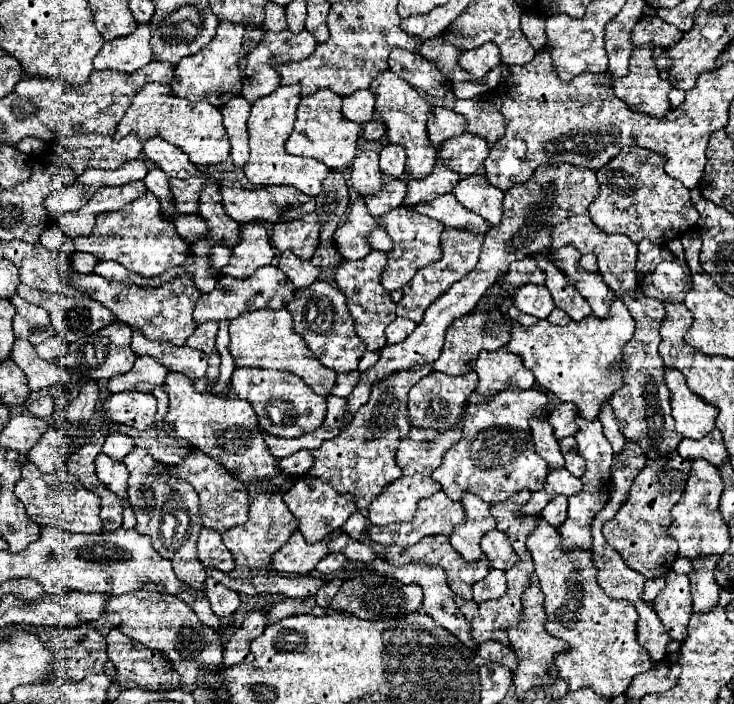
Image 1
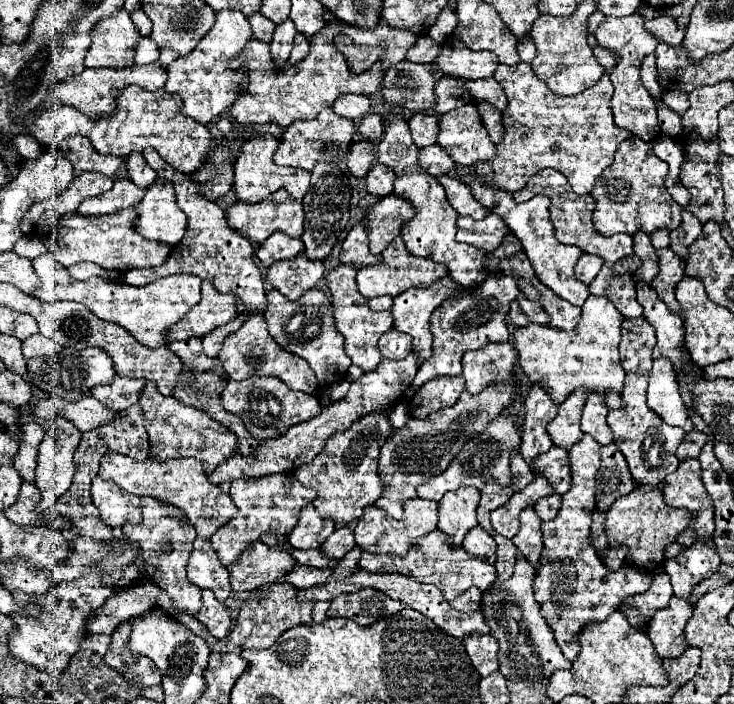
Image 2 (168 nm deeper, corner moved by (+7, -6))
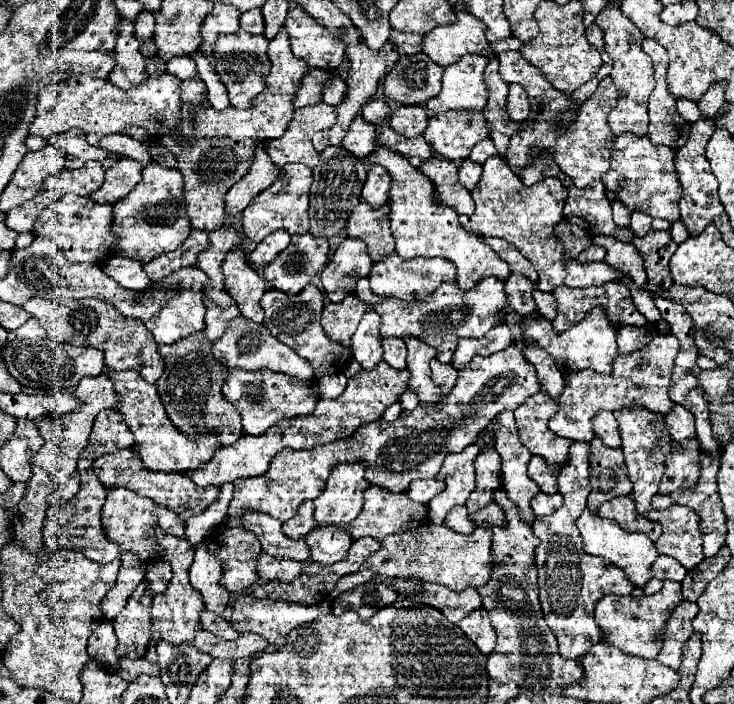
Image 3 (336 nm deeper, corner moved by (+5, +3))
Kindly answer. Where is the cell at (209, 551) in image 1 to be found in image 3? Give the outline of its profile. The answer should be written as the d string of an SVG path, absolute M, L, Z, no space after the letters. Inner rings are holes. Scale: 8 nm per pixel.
M202 541L202 545L196 547L196 557L190 565L188 577L190 585L202 593L206 607L218 615L224 613L230 599L230 593L220 585L222 573L224 569L220 565L220 559L214 553L208 553L208 545Z

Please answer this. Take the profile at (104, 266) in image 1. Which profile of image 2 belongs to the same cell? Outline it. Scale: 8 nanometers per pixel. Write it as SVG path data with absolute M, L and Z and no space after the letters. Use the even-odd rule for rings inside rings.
M146 148L142 154L144 154L148 166L152 166L152 170L158 176L162 176L174 184L176 202L178 202L180 210L188 216L188 228L186 228L182 242L170 252L168 260L162 266L134 268L134 270L124 272L122 278L118 278L118 280L124 284L130 284L130 286L146 286L164 276L192 274L192 276L210 280L214 284L214 288L222 294L234 294L238 314L264 314L266 312L264 282L262 282L262 274L254 262L254 256L252 256L254 254L252 244L226 224L222 208L216 202L210 202L208 198L204 198L200 194L200 186L196 182L192 182L190 176L170 168L168 162L164 162L162 156L154 148Z

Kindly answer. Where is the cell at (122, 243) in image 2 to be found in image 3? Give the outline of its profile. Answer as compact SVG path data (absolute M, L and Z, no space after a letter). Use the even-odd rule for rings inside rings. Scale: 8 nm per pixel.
M74 193L64 195L56 203L48 205L32 229L34 235L50 237L60 245L70 261L100 263L116 253L116 235L112 233L112 205L100 205Z

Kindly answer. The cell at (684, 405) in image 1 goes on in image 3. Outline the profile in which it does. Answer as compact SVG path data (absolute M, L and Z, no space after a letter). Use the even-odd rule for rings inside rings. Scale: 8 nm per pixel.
M656 335L642 353L632 355L618 355L614 361L614 373L610 377L600 375L596 371L584 369L578 373L566 375L566 387L558 401L558 413L550 419L550 431L558 437L566 437L572 441L590 441L594 439L592 423L590 419L600 411L616 411L630 407L632 403L642 405L650 411L668 415L674 409L674 401L668 397L670 389L670 377L672 377L672 365L678 355L680 343L672 335Z

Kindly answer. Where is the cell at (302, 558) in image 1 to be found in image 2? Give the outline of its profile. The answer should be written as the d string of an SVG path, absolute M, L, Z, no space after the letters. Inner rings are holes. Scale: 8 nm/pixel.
M254 542L228 568L232 590L258 590L266 584L280 582L294 564L294 558L290 558L284 546L268 548L264 542Z

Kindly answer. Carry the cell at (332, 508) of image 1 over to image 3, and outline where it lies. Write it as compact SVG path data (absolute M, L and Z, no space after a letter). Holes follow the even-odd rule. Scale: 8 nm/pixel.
M304 501L304 505L300 505L298 513L282 525L284 533L290 539L302 539L316 527L318 525L316 525L316 519L314 519L314 503L312 501Z

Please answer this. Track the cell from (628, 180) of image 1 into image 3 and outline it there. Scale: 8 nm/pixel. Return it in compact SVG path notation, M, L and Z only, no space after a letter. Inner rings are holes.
M622 133L616 137L610 157L610 169L602 177L606 189L626 207L630 213L646 213L650 217L662 217L668 221L676 221L680 217L678 199L682 197L682 189L674 169L672 149L664 145L652 145L648 137L640 137L634 133Z

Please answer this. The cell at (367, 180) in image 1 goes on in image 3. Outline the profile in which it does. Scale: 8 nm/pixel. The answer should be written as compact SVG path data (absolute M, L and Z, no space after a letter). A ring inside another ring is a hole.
M356 117L342 145L358 159L368 157L376 149L376 127L372 123L366 123L362 117Z

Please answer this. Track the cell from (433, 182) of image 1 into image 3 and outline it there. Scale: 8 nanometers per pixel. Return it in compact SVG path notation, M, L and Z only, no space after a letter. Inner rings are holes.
M360 201L348 219L348 235L360 237L368 245L368 255L372 261L380 261L394 251L394 237L388 225L388 209L388 203L380 209L372 209L366 201Z

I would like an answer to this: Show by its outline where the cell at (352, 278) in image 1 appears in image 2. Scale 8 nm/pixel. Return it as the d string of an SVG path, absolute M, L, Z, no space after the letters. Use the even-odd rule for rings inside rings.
M336 266L328 272L326 284L332 294L332 314L336 328L344 336L344 350L354 366L370 372L376 370L378 362L382 360L382 354L378 352L378 338L392 328L392 312L372 312L366 306L366 298L356 288L356 274L358 270L354 270L354 266Z

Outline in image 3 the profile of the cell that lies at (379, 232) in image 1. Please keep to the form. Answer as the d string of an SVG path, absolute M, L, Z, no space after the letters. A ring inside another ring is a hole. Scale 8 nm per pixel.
M354 237L342 239L336 253L320 275L324 293L332 303L340 303L344 297L354 293L356 281L368 277L370 269L372 259L368 257L364 241Z

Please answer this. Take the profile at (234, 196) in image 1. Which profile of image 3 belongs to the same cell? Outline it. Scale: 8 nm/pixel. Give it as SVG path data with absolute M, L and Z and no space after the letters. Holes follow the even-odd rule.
M288 163L284 165L284 173L280 179L268 189L258 195L258 201L248 205L242 211L242 227L246 237L260 243L266 235L274 233L276 229L286 229L294 233L308 233L308 191L312 183L312 169L302 163Z

